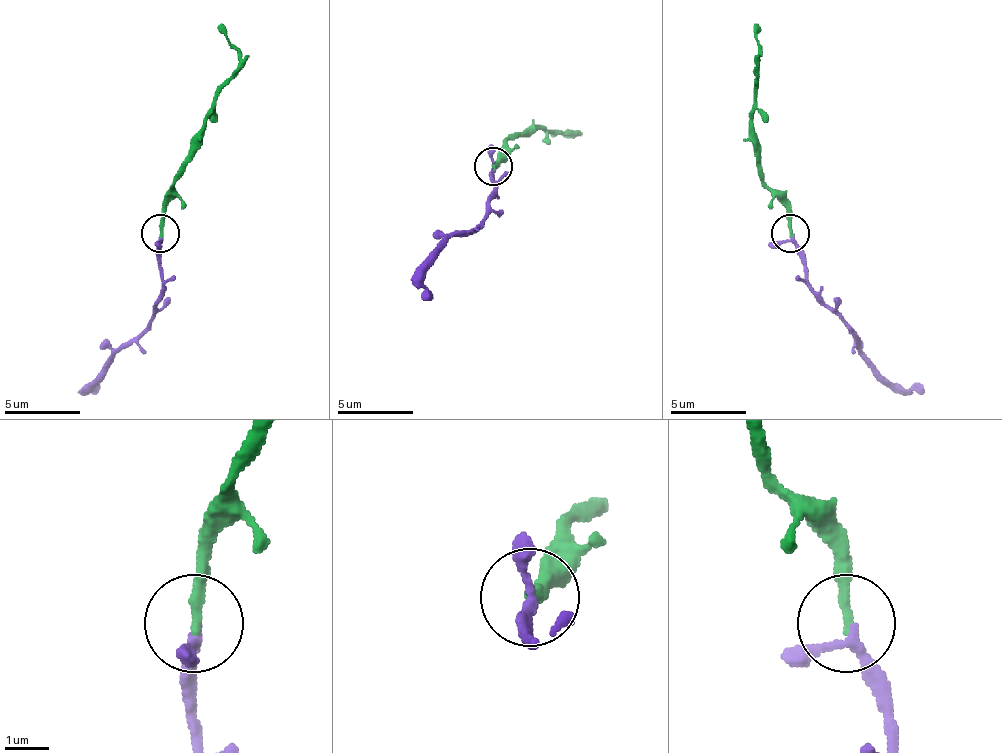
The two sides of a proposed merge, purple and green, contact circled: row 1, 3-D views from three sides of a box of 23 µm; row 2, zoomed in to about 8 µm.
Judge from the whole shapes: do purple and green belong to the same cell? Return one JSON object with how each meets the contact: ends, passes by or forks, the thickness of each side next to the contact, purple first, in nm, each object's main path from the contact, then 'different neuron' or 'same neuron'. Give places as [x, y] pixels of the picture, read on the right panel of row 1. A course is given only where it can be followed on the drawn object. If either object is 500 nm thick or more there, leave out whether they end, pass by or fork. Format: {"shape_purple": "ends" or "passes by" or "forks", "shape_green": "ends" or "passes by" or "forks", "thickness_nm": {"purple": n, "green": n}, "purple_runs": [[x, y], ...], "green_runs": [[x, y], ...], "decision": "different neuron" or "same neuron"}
{"shape_purple": "passes by", "shape_green": "ends", "thickness_nm": {"purple": 180, "green": 260}, "purple_runs": [[793, 236], [804, 281], [853, 330], [853, 345], [891, 383], [925, 391]], "green_runs": [[789, 232], [785, 202], [763, 179], [751, 123], [759, 66], [759, 24]], "decision": "same neuron"}

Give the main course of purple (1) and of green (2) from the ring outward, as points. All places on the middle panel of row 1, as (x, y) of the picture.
1: (492, 169), (496, 195), (488, 214), (473, 229), (458, 229), (424, 267), (424, 294), (432, 301)
2: (492, 165), (511, 139), (522, 131), (538, 127), (572, 135), (553, 135)

